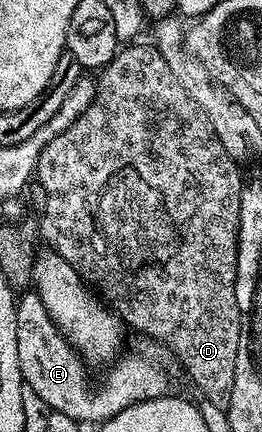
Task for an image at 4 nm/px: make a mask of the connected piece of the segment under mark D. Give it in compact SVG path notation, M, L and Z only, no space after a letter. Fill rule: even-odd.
M129 44L118 49L116 56L100 71L96 79L97 95L82 114L51 144L41 150L35 171L35 182L41 185L45 193L45 222L43 218L43 238L57 251L71 268L88 284L108 305L126 327L134 326L141 334L150 334L158 338L175 357L181 361L183 369L189 373L191 381L204 401L215 404L218 412L228 411L231 404L231 384L235 380L235 356L239 352L239 304L235 300L235 280L237 279L237 237L239 236L239 208L241 207L241 187L243 177L238 159L232 158L223 148L215 128L211 128L209 118L191 100L191 96L175 80L171 68L156 45L137 46Z

